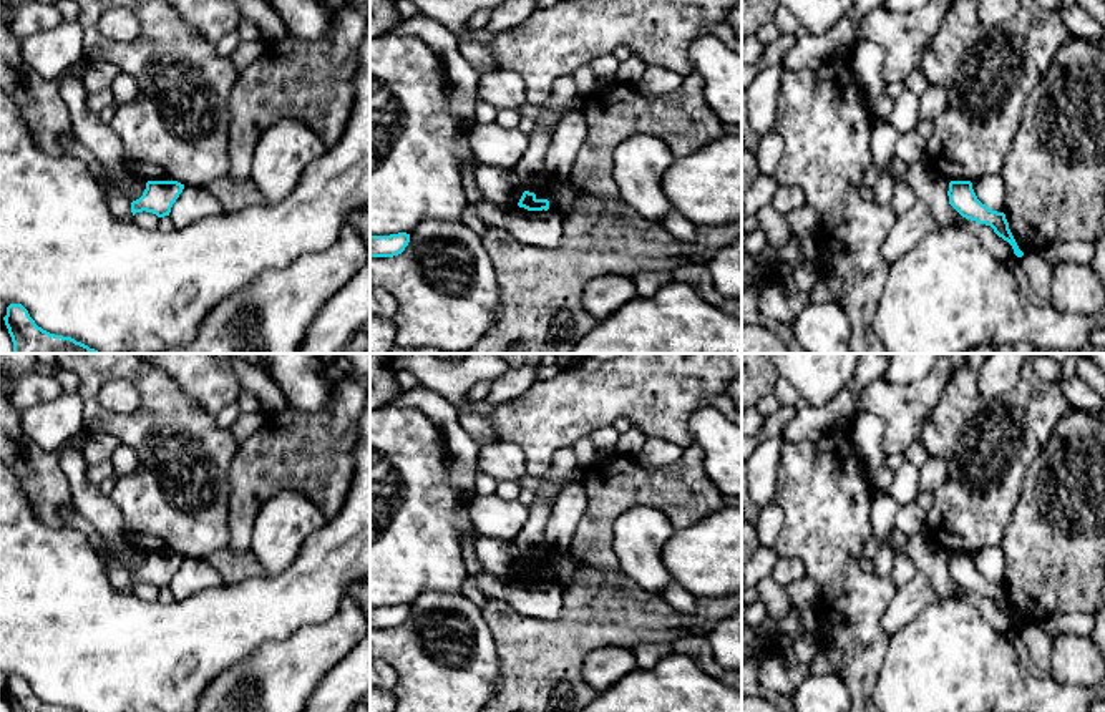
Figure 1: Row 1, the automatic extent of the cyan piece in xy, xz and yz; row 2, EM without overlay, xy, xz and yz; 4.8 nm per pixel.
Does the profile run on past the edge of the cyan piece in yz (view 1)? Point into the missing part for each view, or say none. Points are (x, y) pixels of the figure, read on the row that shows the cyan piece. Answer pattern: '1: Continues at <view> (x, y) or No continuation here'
1: No continuation here

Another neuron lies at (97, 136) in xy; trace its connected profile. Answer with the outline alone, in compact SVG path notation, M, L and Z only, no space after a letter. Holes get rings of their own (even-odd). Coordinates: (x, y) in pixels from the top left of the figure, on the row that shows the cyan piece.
M65 71L58 78L60 95L68 106L71 128L80 143L105 166L108 179L123 186L136 201L146 189L146 179L138 178L123 164L123 144L110 124L86 106L88 90L81 78Z

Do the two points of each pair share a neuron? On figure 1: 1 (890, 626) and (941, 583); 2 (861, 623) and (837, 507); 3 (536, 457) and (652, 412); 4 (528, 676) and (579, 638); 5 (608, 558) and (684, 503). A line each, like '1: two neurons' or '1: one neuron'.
1: two neurons
2: one neuron
3: one neuron
4: one neuron
5: one neuron

